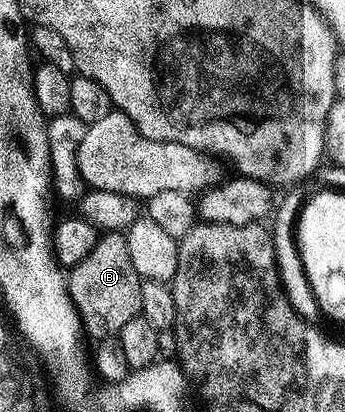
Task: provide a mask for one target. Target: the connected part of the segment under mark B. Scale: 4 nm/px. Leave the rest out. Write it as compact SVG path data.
M103 232L96 247L68 273L70 298L82 320L85 336L93 339L117 337L124 323L142 312L142 283L142 278L136 275L136 267L132 267L125 232Z

